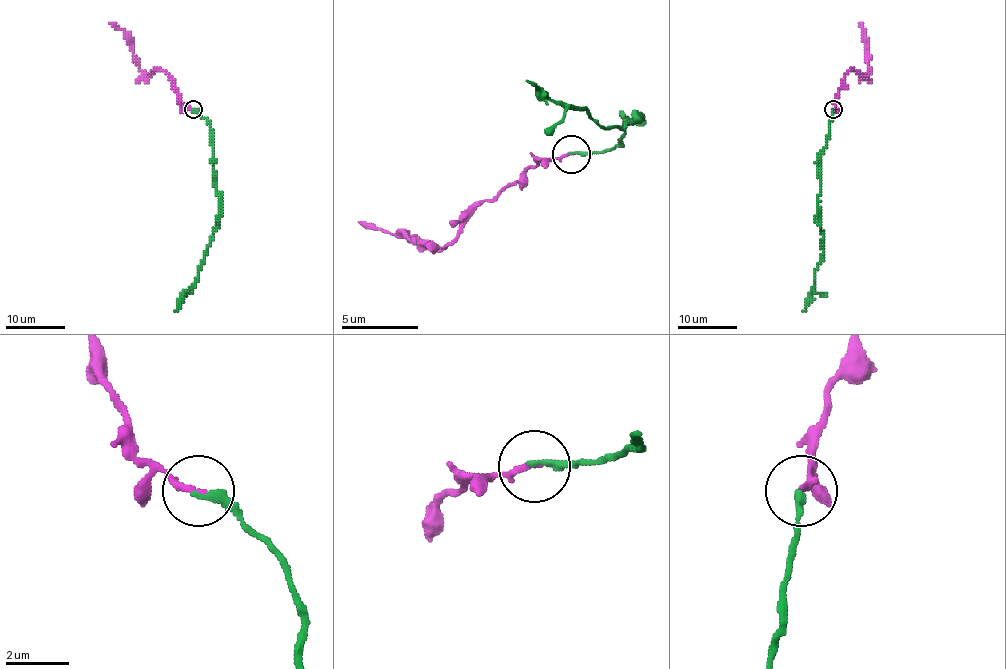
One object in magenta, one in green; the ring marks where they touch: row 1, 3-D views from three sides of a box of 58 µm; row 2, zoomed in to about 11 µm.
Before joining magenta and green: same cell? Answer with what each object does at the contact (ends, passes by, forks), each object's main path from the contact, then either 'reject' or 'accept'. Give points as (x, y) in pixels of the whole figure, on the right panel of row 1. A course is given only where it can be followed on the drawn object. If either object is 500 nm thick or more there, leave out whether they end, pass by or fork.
magenta ends there; green ends there; magenta runs (833, 110), (848, 71), (855, 70), (867, 74), (870, 70), (866, 35), (858, 22); green runs (833, 110), (827, 144), (818, 157), (823, 260), (803, 310); reject

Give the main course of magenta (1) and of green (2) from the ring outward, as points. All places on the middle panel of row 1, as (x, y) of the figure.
1: (572, 155), (542, 159), (473, 212), (450, 243), (439, 250), (427, 247), (419, 239), (404, 239), (358, 220)
2: (572, 155), (622, 144), (625, 117), (629, 125), (641, 117), (603, 128), (526, 79)

